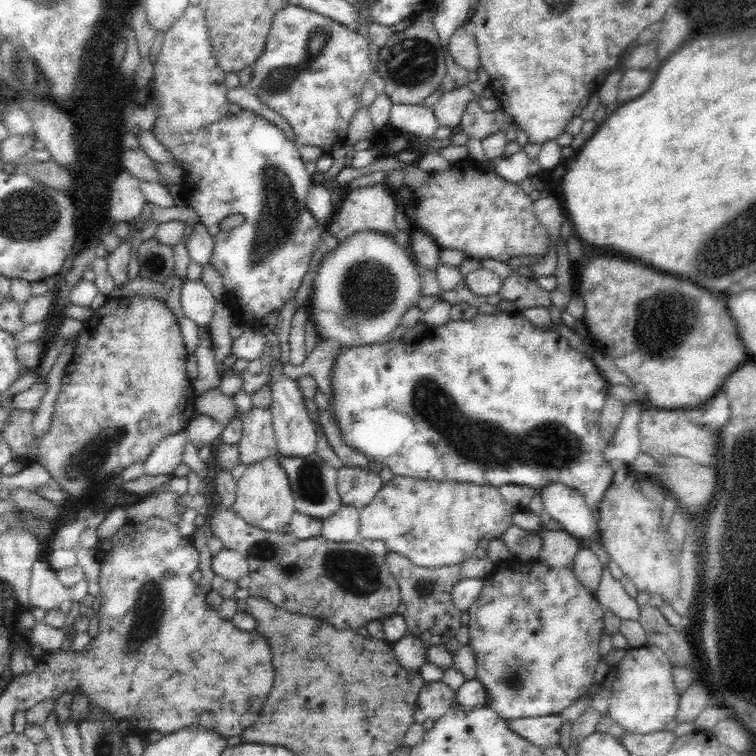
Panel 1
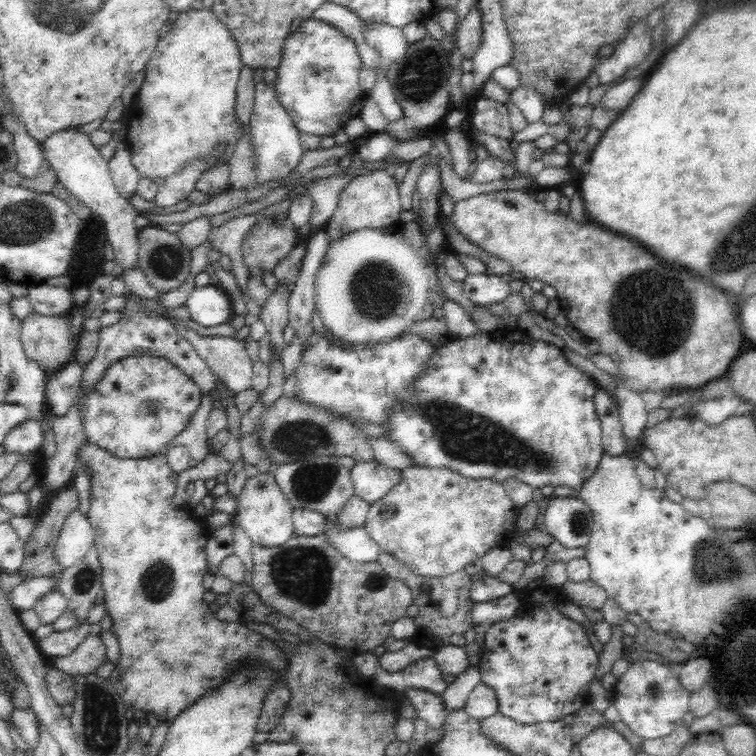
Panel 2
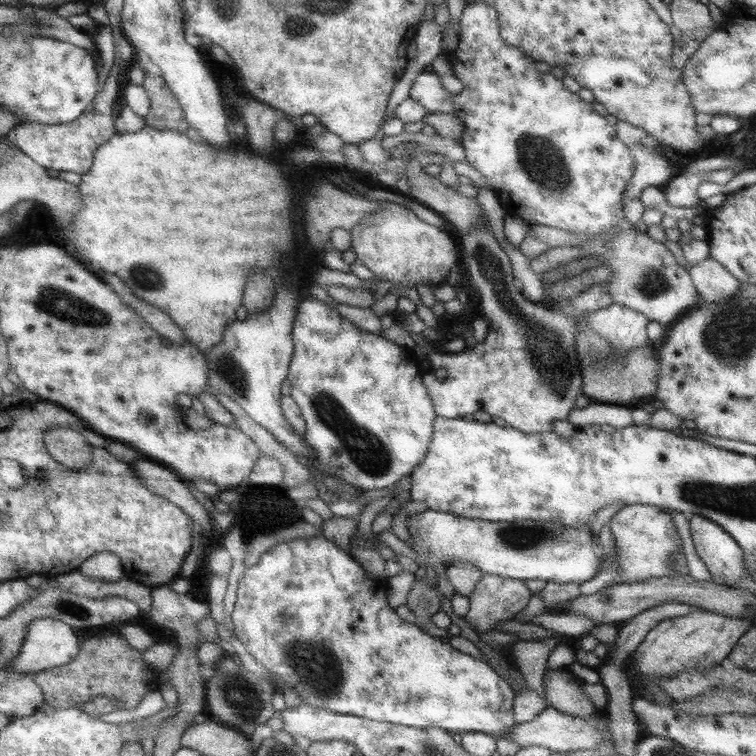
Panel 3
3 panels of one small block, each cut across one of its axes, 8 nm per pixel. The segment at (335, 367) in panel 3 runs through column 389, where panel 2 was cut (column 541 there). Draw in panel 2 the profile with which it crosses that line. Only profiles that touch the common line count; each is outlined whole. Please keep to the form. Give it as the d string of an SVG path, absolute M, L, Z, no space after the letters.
M516 328L514 330L502 329L498 331L478 331L475 335L470 335L466 338L455 338L450 341L446 341L442 346L436 347L434 352L428 357L428 360L425 362L425 369L411 382L411 385L407 388L406 394L402 394L400 396L400 402L394 402L393 405L389 408L387 412L386 420L383 422L383 430L387 430L387 439L397 444L400 448L402 448L403 452L407 454L412 462L415 464L419 464L420 466L427 466L428 468L449 468L466 478L474 478L476 480L480 480L480 478L490 478L492 480L496 480L498 482L504 483L504 480L508 480L508 478L515 478L519 482L524 482L528 484L533 489L542 488L546 486L546 484L552 484L552 486L567 486L568 488L574 488L578 490L577 496L580 498L580 488L582 488L582 484L596 472L598 468L598 462L600 462L600 458L605 454L604 449L602 448L602 435L601 435L601 426L600 419L598 419L598 413L596 413L596 407L594 406L594 396L596 390L598 390L600 386L594 381L592 376L589 376L587 373L582 372L576 366L570 365L568 361L566 361L566 356L562 351L562 348L555 346L554 343L545 342L544 340L538 340L530 337L528 333Z

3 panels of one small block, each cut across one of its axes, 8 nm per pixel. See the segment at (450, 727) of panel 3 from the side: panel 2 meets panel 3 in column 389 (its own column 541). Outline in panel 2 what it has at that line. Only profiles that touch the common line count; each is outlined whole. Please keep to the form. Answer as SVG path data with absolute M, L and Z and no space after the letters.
M525 603L525 608L528 610L524 616L514 616L506 621L499 621L492 624L488 630L486 630L486 636L484 636L483 654L478 666L480 671L481 682L491 686L495 690L498 710L507 717L513 718L518 724L536 724L537 722L557 721L563 719L568 714L574 714L577 710L580 710L584 705L588 704L589 700L589 688L590 682L595 678L596 668L599 662L599 654L594 650L589 640L589 634L585 628L566 618L562 612L560 612L557 606L541 606L541 604Z

